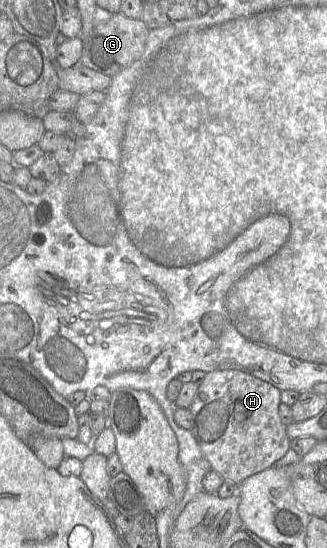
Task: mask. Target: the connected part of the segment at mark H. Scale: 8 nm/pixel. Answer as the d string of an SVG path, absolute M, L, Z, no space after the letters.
M217 370L206 374L189 407L193 417L190 431L209 461L211 470L216 471L224 481L239 485L248 477L272 467L288 452L291 440L279 417L280 397L279 389L240 370Z

